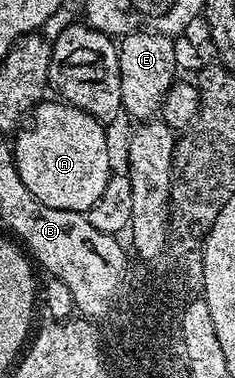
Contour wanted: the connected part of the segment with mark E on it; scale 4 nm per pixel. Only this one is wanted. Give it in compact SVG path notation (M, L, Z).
M135 31L119 40L118 65L122 77L122 108L136 118L148 121L164 106L170 85L178 78L178 68L174 57L173 36L160 35L156 31Z

